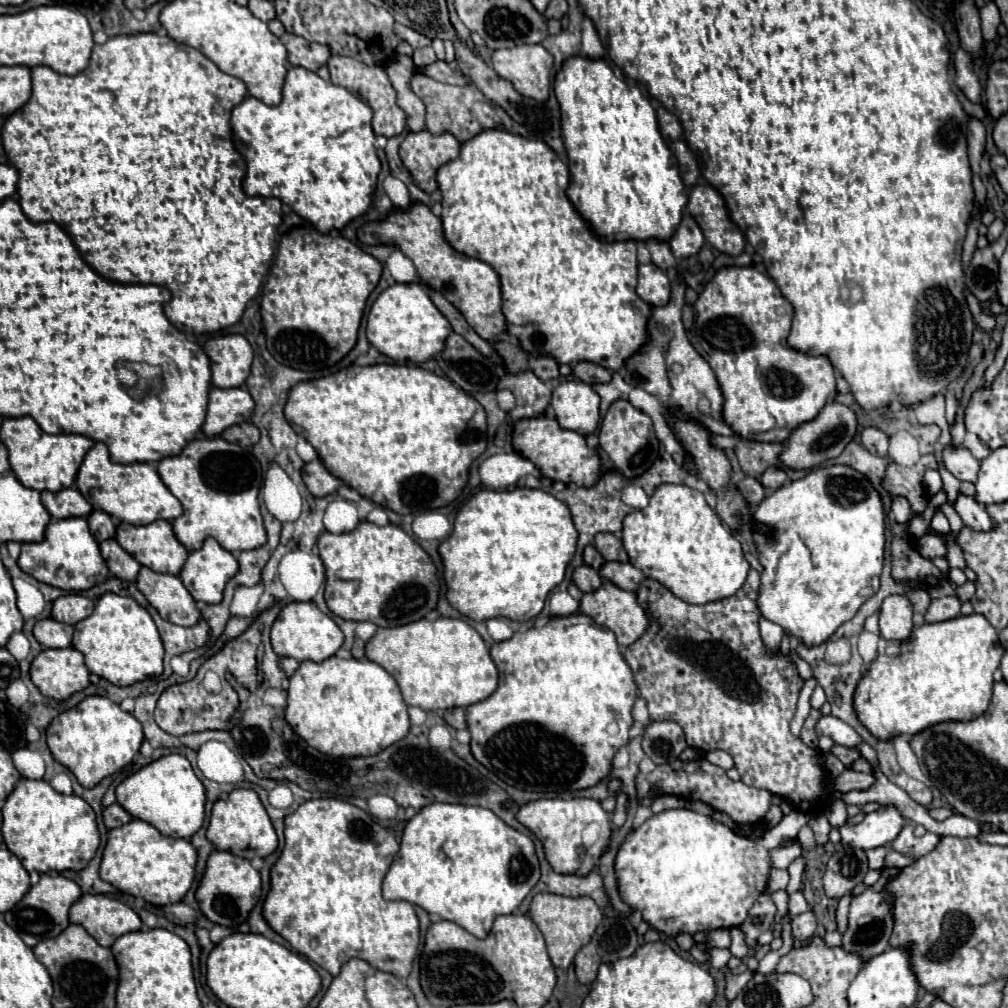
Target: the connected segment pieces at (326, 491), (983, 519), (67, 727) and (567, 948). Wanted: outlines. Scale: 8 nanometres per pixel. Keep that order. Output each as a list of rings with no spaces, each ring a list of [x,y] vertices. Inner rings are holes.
[[[312,460],[312,462],[308,462],[308,464],[304,466],[304,470],[302,470],[302,480],[304,480],[306,488],[308,488],[314,496],[318,496],[318,498],[336,494],[338,488],[344,484],[340,478],[332,476],[320,460]]]
[[[958,494],[956,504],[954,504],[956,512],[960,514],[960,518],[964,520],[966,526],[974,528],[974,530],[990,530],[992,528],[992,520],[986,514],[984,506],[980,506],[976,502],[974,496],[966,496],[966,494]]]
[[[88,696],[76,708],[58,714],[50,722],[46,742],[56,762],[64,764],[84,788],[94,788],[100,780],[134,760],[144,742],[144,732],[140,722],[110,698]]]
[[[548,892],[536,894],[532,898],[528,914],[546,938],[546,948],[552,958],[552,964],[562,970],[566,970],[574,962],[576,952],[590,942],[596,926],[602,920],[602,910],[598,908],[596,902],[592,902],[592,898],[568,898],[568,896],[548,894]]]

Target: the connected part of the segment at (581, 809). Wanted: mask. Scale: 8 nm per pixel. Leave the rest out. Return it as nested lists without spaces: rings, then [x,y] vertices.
[[[541,798],[528,802],[520,808],[520,812],[516,814],[518,822],[524,824],[530,832],[534,832],[534,836],[544,844],[544,852],[546,852],[546,860],[550,862],[550,866],[558,872],[558,874],[590,874],[596,866],[596,862],[600,860],[602,852],[606,850],[610,836],[612,836],[612,812],[606,812],[598,800],[592,798],[572,798],[561,799]]]

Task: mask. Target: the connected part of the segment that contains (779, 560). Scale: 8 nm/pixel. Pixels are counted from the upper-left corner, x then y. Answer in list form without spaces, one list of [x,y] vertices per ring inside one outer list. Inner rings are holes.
[[[850,466],[814,468],[804,478],[766,496],[754,512],[754,520],[772,530],[766,546],[758,546],[758,534],[754,534],[760,564],[764,566],[756,600],[758,608],[764,618],[780,624],[786,634],[794,634],[806,646],[826,642],[840,624],[850,620],[856,610],[878,592],[886,546],[886,510],[878,490],[858,470]]]

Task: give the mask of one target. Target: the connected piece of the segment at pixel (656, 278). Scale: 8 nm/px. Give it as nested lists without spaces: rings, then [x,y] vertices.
[[[640,264],[636,292],[650,306],[664,306],[670,300],[670,280],[656,264]]]

